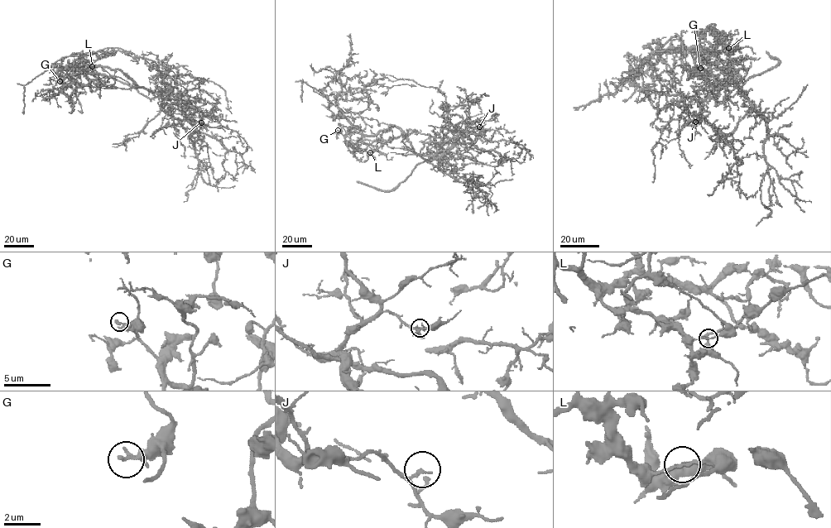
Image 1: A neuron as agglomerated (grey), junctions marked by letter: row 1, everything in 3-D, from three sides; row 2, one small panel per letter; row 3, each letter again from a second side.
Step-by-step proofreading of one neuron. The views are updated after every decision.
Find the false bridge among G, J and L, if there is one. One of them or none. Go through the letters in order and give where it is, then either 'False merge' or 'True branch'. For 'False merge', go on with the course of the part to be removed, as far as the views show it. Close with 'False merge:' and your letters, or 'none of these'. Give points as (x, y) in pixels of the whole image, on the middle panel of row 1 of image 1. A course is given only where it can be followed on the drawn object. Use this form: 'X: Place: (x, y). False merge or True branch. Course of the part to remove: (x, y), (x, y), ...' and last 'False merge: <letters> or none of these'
G: Place: (338, 130). True branch
J: Place: (479, 127). True branch
L: Place: (370, 152). False merge. Course of the part to remove: (370, 152), (373, 151), (361, 141), (362, 132), (366, 127), (359, 114), (343, 112), (302, 80), (302, 102)
False merge: L

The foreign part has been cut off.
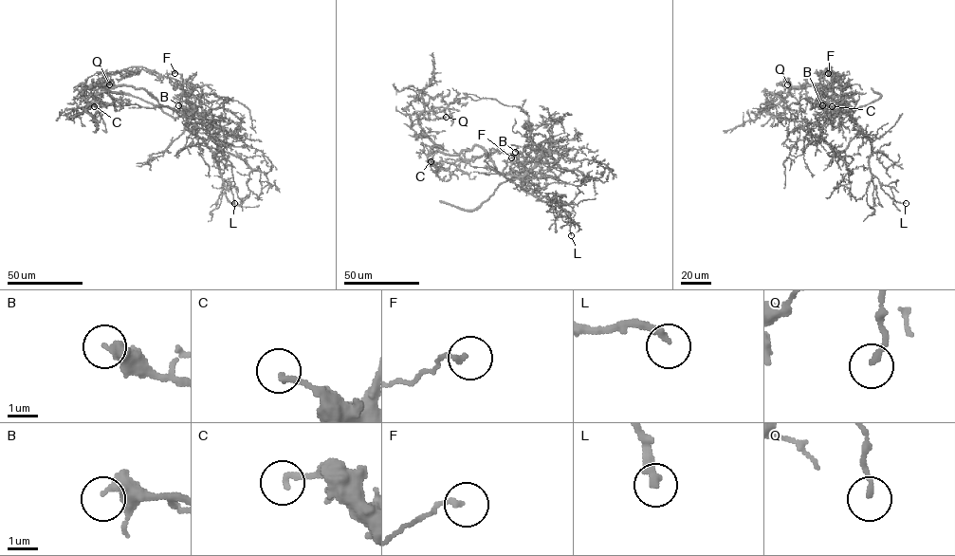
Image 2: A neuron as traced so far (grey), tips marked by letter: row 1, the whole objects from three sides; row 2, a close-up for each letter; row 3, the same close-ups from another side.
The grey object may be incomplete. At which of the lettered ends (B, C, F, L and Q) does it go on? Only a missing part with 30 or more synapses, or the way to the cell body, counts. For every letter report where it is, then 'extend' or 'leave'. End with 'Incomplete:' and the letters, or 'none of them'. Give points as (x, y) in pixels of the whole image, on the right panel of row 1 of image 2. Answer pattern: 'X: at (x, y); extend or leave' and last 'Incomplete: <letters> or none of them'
B: at (822, 105); leave
C: at (832, 106); leave
F: at (828, 73); leave
L: at (906, 203); extend
Q: at (787, 84); leave
Incomplete: L

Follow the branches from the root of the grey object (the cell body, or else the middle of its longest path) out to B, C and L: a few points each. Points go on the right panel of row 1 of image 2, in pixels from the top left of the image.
B: (780, 117), (796, 118), (796, 120), (822, 125), (841, 111), (825, 111), (822, 105)
C: (780, 117), (775, 106), (767, 104), (778, 92), (783, 99), (794, 87), (820, 84), (837, 97), (832, 106)
L: (780, 117), (822, 125), (836, 112), (846, 112), (871, 142), (870, 169), (881, 188), (896, 201), (906, 203)

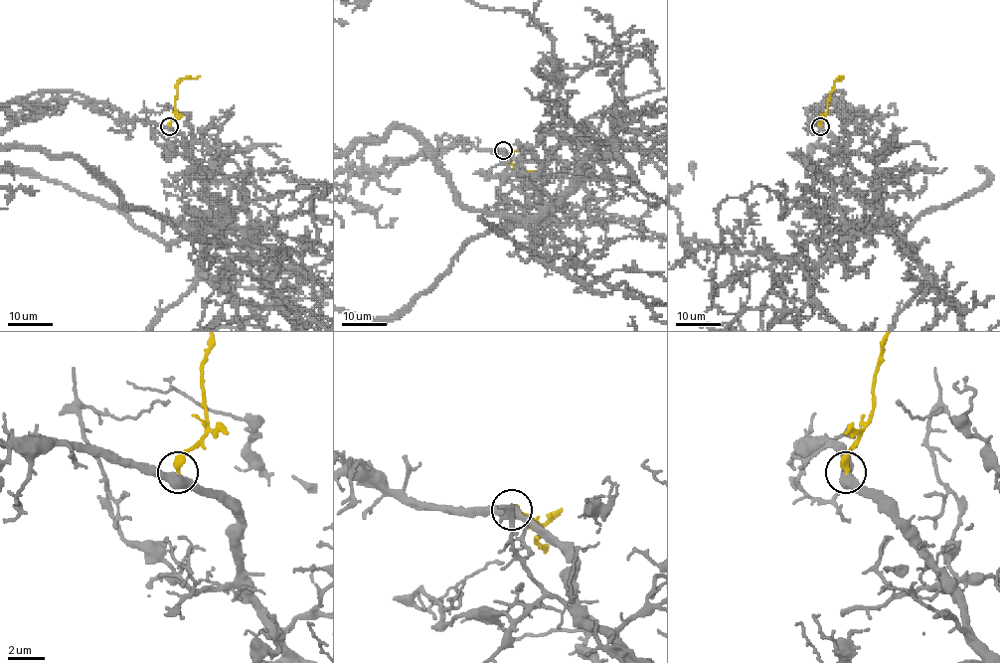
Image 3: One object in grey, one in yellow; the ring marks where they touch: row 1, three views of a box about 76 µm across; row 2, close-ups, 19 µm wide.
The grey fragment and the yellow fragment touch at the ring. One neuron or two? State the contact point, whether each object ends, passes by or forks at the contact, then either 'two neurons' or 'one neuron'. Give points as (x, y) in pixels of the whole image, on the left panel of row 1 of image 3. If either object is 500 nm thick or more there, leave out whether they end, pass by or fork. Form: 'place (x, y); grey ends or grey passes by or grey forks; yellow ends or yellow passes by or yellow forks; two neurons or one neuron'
place (169, 126); two neurons

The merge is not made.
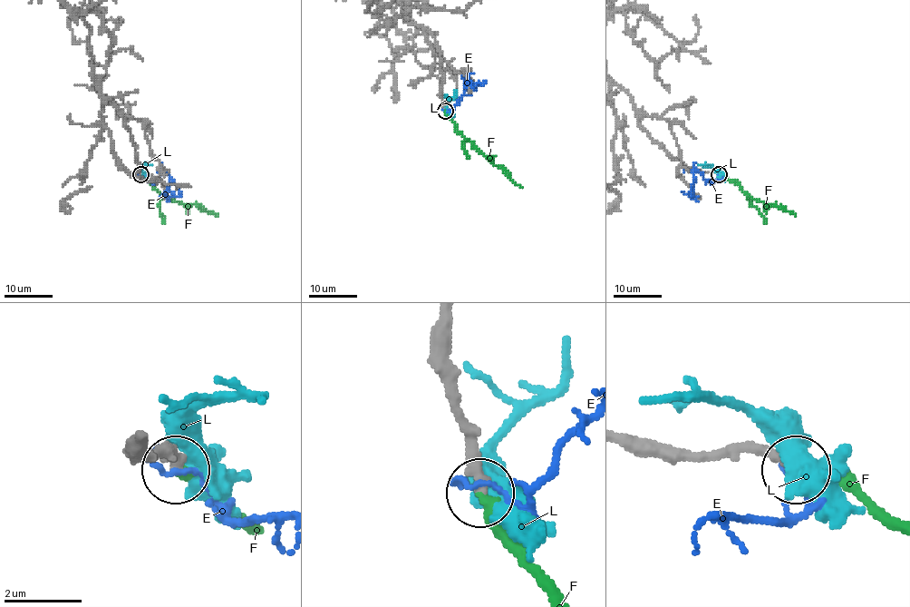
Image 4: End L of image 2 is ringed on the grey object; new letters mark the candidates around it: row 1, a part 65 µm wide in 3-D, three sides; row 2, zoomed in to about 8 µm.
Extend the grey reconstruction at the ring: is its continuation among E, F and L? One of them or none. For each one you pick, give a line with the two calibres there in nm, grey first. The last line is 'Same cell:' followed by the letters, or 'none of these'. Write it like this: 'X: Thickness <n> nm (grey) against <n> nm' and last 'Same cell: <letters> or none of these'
F: Thickness 280 nm (grey) against 360 nm
Same cell: F

